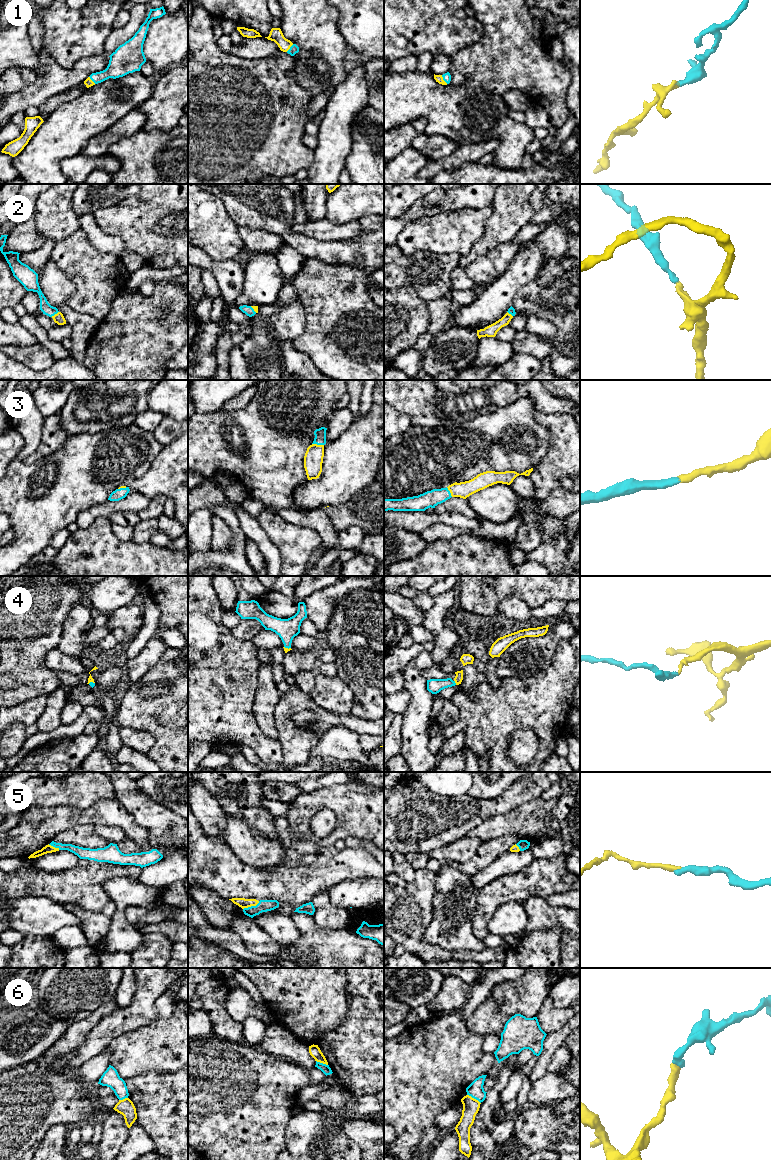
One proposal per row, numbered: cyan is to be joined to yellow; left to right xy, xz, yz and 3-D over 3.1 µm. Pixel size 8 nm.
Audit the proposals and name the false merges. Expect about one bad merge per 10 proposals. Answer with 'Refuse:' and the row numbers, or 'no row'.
Refuse: 6

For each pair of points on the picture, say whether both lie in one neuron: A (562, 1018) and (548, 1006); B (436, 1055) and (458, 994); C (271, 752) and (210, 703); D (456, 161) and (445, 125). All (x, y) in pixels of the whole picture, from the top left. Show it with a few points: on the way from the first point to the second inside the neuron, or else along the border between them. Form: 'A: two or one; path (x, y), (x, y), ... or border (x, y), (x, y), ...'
A: one; path (559, 1016), (551, 1009)
B: two; border (460, 1010), (439, 1015)
C: one; path (256, 739), (225, 716)
D: two; border (482, 141), (459, 146)

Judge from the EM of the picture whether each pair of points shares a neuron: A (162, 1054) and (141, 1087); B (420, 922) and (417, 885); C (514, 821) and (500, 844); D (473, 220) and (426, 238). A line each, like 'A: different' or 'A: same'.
A: different
B: same
C: different
D: same

